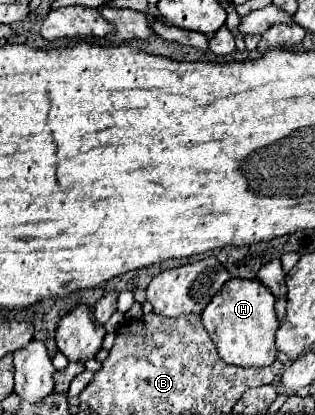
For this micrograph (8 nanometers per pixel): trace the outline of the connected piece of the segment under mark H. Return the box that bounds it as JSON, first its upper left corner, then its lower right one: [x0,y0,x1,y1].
[202,280,278,368]

